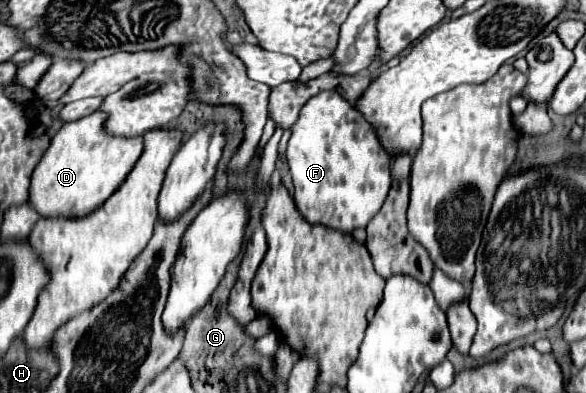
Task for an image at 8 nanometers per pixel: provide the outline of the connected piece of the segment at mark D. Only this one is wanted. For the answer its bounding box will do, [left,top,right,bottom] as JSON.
[28,113,142,219]

